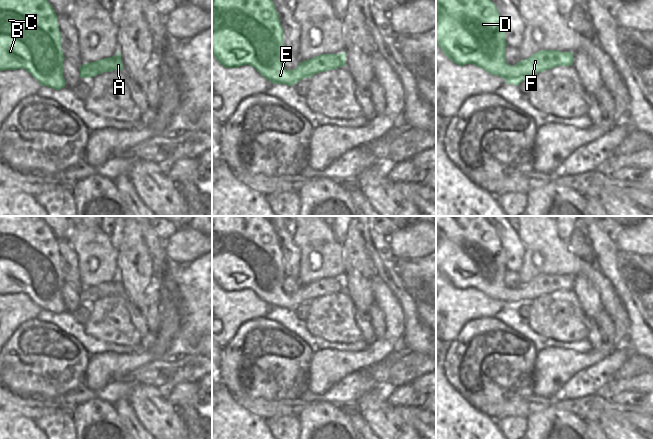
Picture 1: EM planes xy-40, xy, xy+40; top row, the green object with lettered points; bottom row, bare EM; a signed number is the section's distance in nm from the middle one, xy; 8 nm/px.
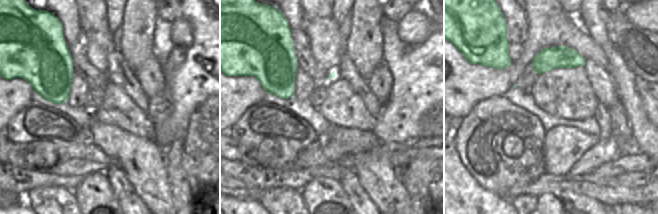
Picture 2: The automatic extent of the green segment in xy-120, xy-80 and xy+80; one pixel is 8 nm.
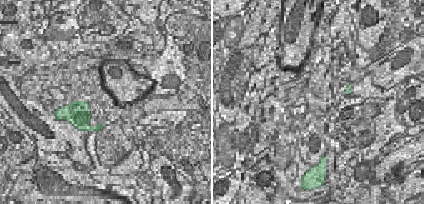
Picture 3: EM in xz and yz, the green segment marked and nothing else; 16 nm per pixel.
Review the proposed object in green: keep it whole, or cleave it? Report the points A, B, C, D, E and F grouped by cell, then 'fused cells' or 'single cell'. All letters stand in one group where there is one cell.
groups A B C D E F; single cell

